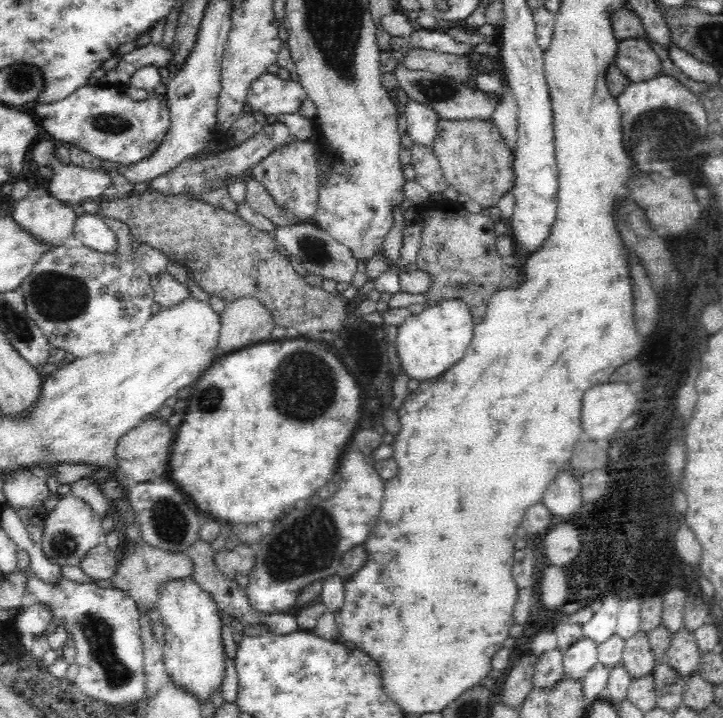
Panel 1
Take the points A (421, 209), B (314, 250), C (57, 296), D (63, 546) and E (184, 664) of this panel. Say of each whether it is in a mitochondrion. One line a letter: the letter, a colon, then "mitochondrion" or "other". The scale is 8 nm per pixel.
A: other
B: mitochondrion
C: mitochondrion
D: mitochondrion
E: other

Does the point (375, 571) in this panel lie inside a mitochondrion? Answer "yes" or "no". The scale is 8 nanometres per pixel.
no

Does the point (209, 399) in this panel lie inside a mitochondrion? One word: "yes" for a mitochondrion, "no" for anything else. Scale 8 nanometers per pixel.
yes

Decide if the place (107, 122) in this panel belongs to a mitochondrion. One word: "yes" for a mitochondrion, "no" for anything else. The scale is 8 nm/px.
yes

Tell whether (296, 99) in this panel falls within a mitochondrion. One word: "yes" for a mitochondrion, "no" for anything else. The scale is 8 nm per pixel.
no

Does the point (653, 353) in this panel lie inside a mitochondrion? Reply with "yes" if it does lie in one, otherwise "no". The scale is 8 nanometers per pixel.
no

